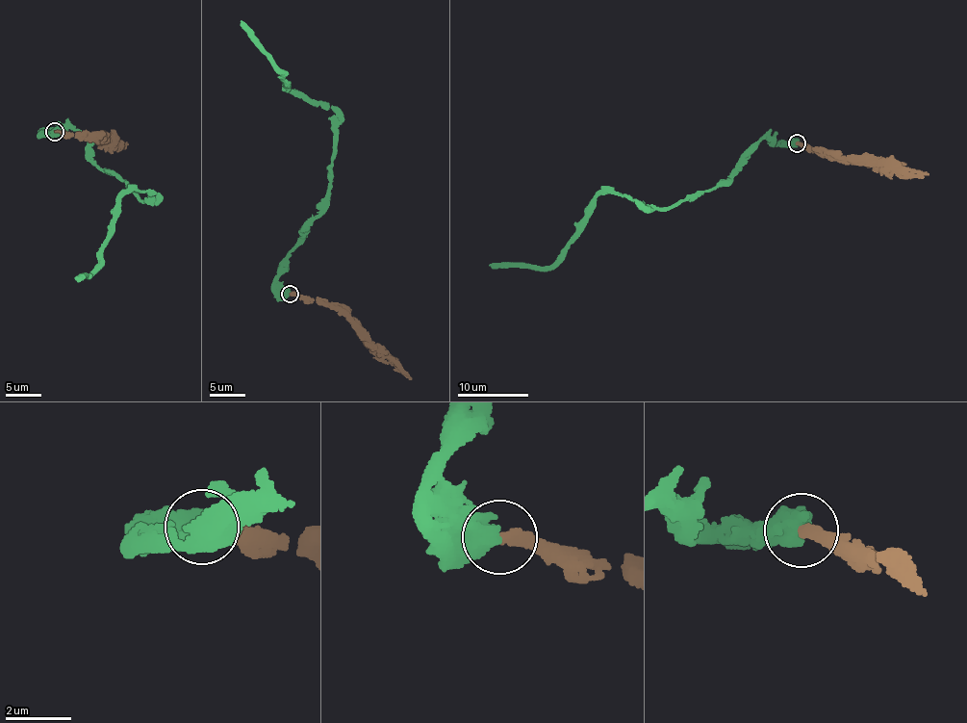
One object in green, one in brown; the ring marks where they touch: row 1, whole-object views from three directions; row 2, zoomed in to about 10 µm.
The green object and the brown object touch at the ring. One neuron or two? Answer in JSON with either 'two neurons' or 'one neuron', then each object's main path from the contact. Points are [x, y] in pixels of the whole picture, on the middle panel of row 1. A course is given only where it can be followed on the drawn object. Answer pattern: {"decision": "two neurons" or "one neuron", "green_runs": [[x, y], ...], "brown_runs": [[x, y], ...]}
{"decision": "one neuron", "green_runs": [[289, 294], [278, 284], [276, 275], [327, 195], [336, 111], [289, 92], [290, 82], [241, 20]], "brown_runs": [[289, 294], [323, 298], [332, 303], [411, 378]]}

